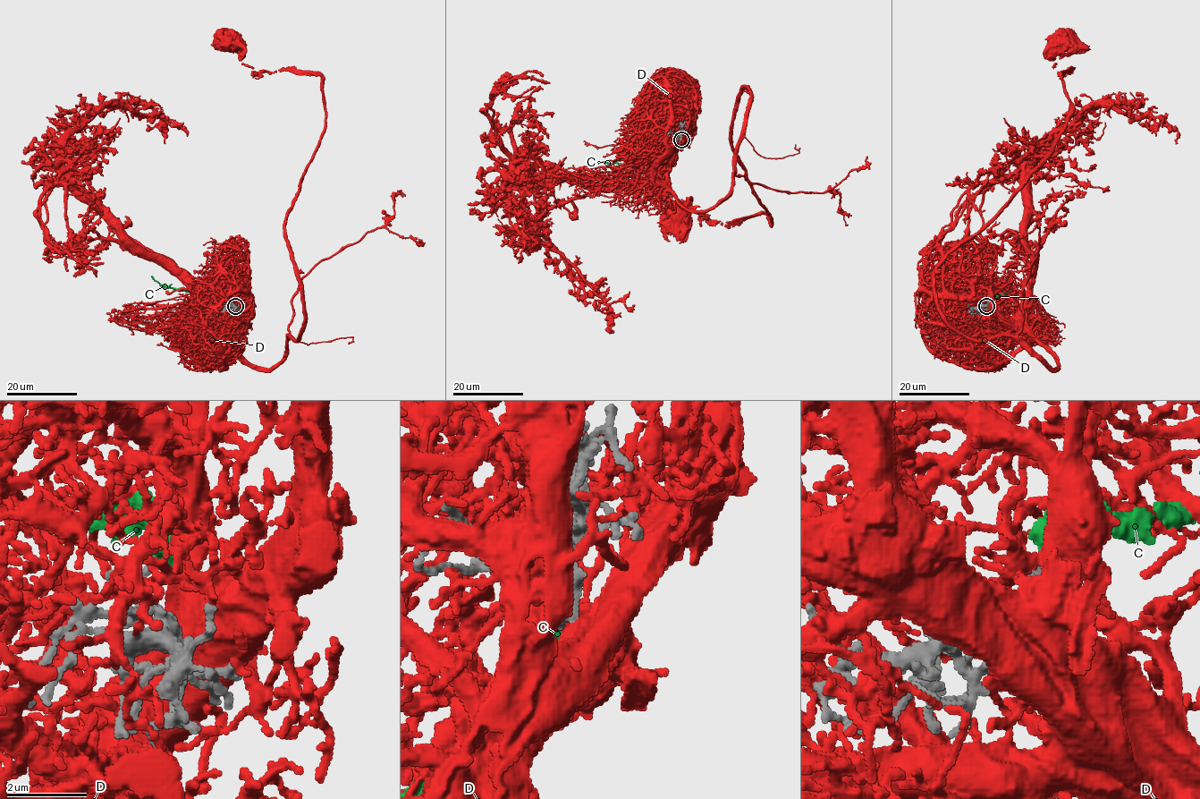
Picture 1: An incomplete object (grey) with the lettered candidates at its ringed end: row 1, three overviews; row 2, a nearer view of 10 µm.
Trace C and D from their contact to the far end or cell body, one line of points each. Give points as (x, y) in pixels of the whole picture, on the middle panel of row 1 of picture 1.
C: (680, 140), (663, 162), (597, 163)
D: (681, 139), (670, 192), (712, 208), (747, 88), (731, 148), (771, 224), (677, 216)

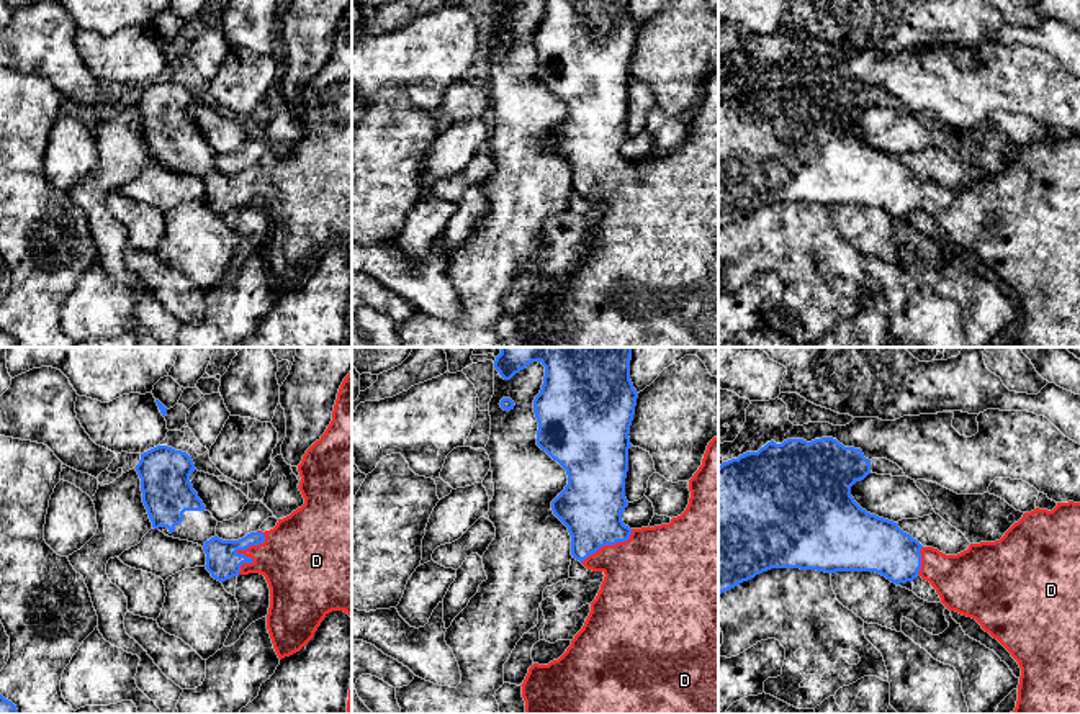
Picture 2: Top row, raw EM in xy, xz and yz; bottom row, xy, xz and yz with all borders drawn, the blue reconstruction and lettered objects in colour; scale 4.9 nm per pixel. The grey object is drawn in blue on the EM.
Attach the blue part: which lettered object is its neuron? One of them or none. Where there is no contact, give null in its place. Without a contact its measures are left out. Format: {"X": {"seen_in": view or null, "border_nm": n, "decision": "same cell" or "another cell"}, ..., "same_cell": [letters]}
{"C": {"seen_in": null, "decision": "another cell"}, "D": {"seen_in": "xy", "border_nm": 240, "decision": "same cell"}, "same_cell": ["D"]}

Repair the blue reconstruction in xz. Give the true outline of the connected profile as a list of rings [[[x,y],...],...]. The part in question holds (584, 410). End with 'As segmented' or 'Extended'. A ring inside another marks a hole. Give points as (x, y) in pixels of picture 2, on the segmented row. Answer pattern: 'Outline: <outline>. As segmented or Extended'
Outline: [[[501,347],[494,368],[504,380],[511,380],[532,362],[545,367],[540,393],[533,400],[533,413],[538,423],[537,445],[556,460],[568,475],[568,485],[551,501],[553,514],[568,527],[571,536],[571,555],[587,570],[602,572],[604,581],[583,629],[574,635],[571,645],[548,665],[533,663],[524,680],[522,698],[525,714],[718,714],[718,436],[713,437],[702,459],[702,465],[689,480],[689,504],[686,511],[673,517],[669,524],[630,529],[622,514],[628,506],[625,498],[625,478],[628,472],[630,426],[635,414],[638,393],[630,380],[630,360],[633,347]]]. Extended

